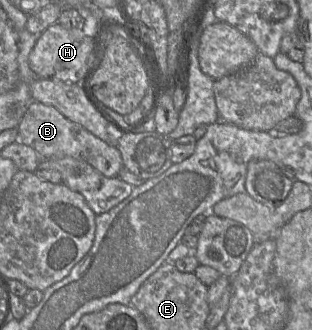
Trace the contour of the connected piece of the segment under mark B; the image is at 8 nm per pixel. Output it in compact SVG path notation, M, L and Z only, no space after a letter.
M31 101L17 129L18 140L33 148L42 159L70 156L87 162L108 178L118 177L119 171L124 167L121 153L115 144L96 137L53 106Z

